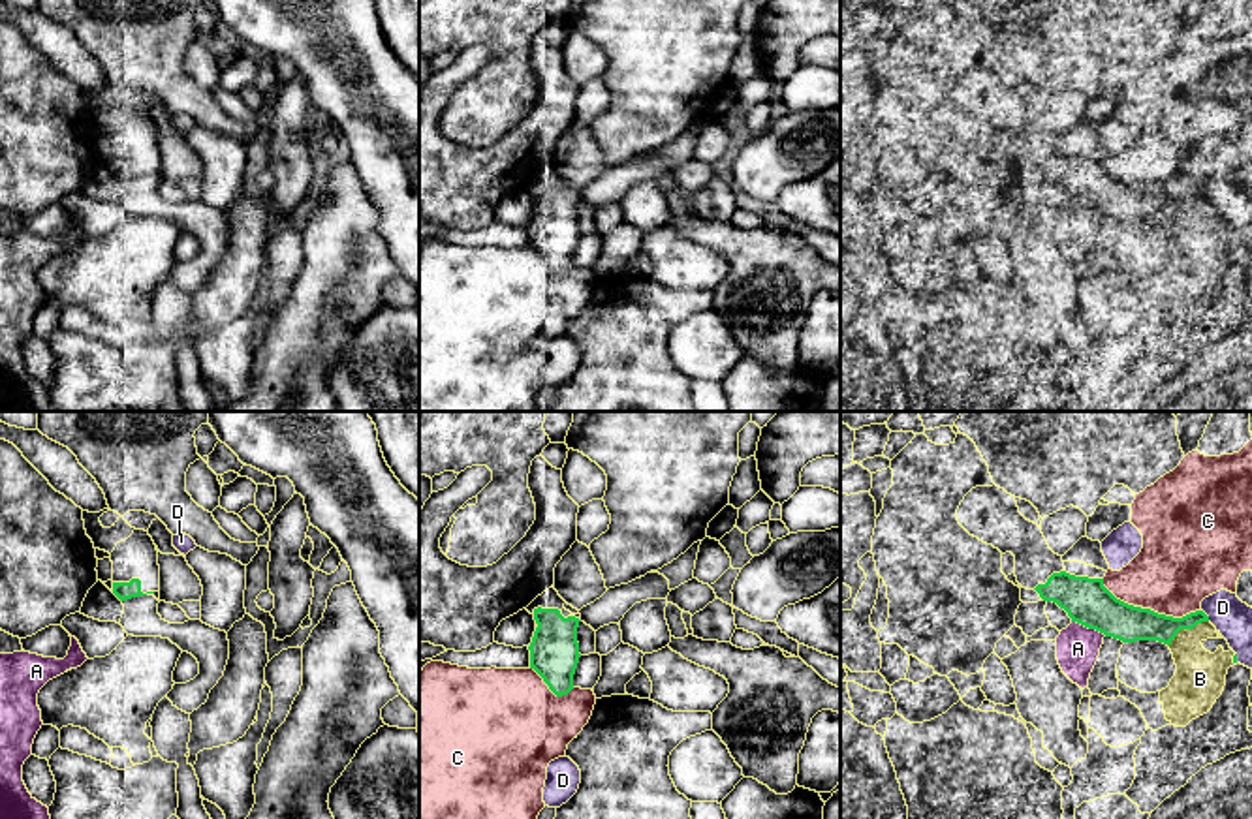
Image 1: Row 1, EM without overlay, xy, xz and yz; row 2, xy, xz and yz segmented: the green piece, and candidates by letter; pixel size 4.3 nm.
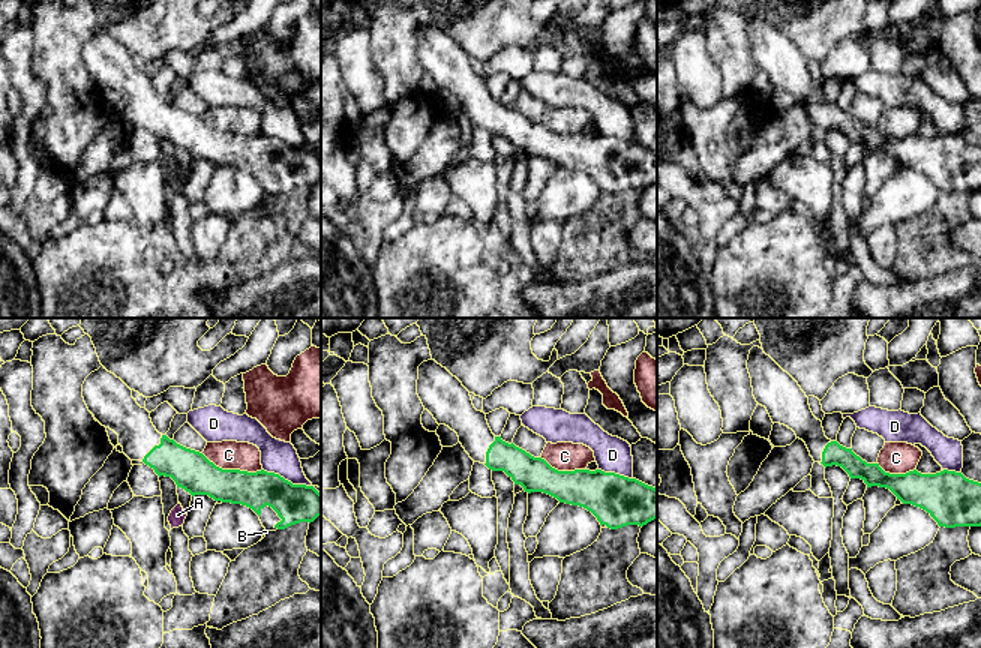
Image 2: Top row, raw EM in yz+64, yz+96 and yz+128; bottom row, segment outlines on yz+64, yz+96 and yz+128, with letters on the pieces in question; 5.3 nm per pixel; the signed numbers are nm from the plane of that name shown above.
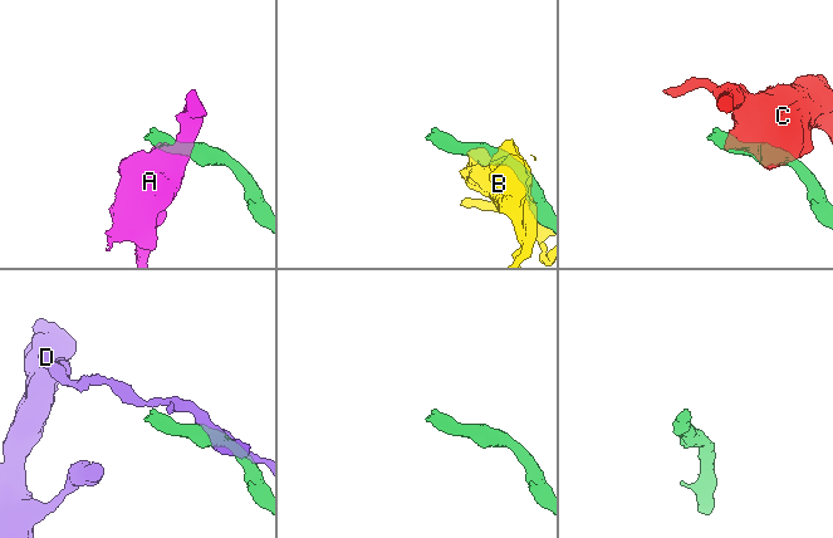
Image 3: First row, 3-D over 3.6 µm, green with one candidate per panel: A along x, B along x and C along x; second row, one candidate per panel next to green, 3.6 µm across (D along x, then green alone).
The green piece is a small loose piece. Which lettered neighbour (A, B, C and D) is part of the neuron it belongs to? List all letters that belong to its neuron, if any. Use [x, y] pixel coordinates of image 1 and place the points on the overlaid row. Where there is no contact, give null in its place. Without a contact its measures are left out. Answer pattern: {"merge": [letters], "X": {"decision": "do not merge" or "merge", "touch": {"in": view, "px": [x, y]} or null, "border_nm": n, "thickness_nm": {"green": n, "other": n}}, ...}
{"merge": [], "A": {"decision": "do not merge", "touch": {"in": "yz", "px": [1089, 628]}, "border_nm": 170, "thickness_nm": {"green": 200, "other": 190}}, "B": {"decision": "do not merge", "touch": {"in": "yz", "px": [1187, 628]}, "border_nm": 200, "thickness_nm": {"green": 160, "other": 220}}, "C": {"decision": "do not merge", "touch": {"in": "yz", "px": [1149, 609]}, "border_nm": 440, "thickness_nm": {"green": 190, "other": 360}}, "D": {"decision": "do not merge", "touch": {"in": "yz", "px": [1205, 615]}, "border_nm": 70, "thickness_nm": {"green": 130, "other": 160}}}

